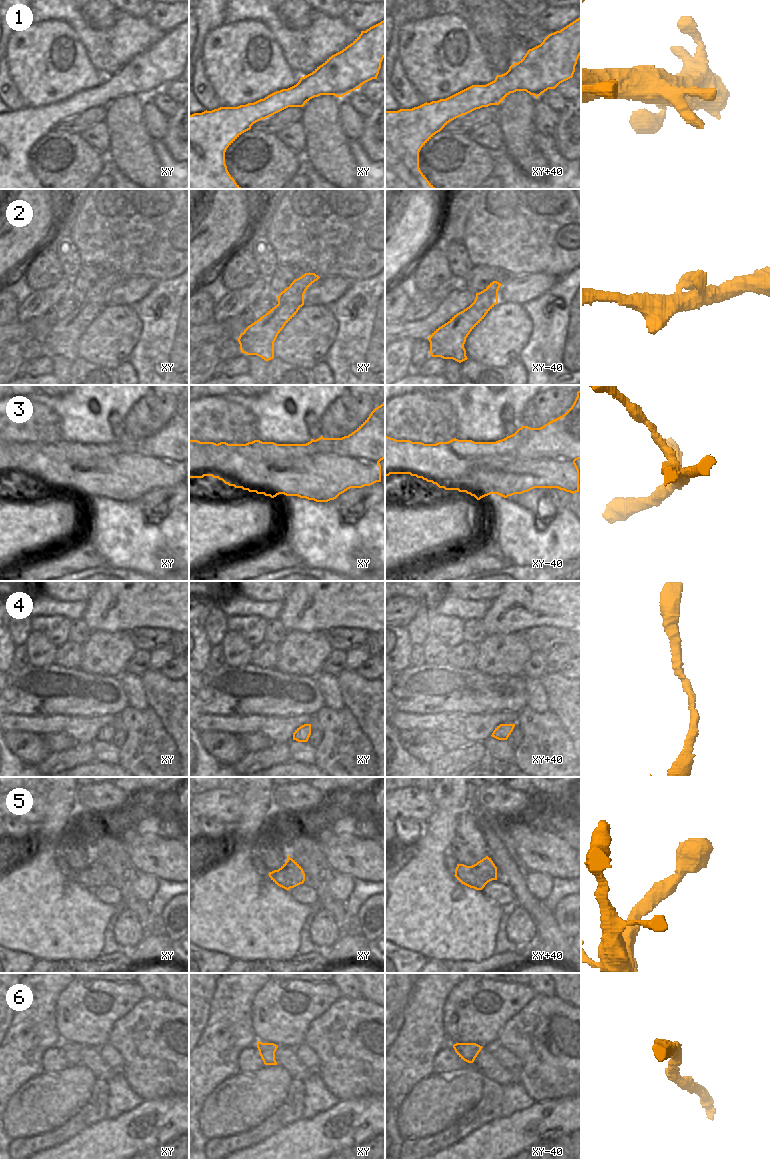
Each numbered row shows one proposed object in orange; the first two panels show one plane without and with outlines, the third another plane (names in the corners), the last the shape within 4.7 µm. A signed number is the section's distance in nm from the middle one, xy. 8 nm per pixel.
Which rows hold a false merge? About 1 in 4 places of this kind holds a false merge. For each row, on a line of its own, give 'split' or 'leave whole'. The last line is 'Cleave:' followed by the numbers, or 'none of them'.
1: leave whole
2: leave whole
3: split
4: leave whole
5: leave whole
6: leave whole
Cleave: 3

